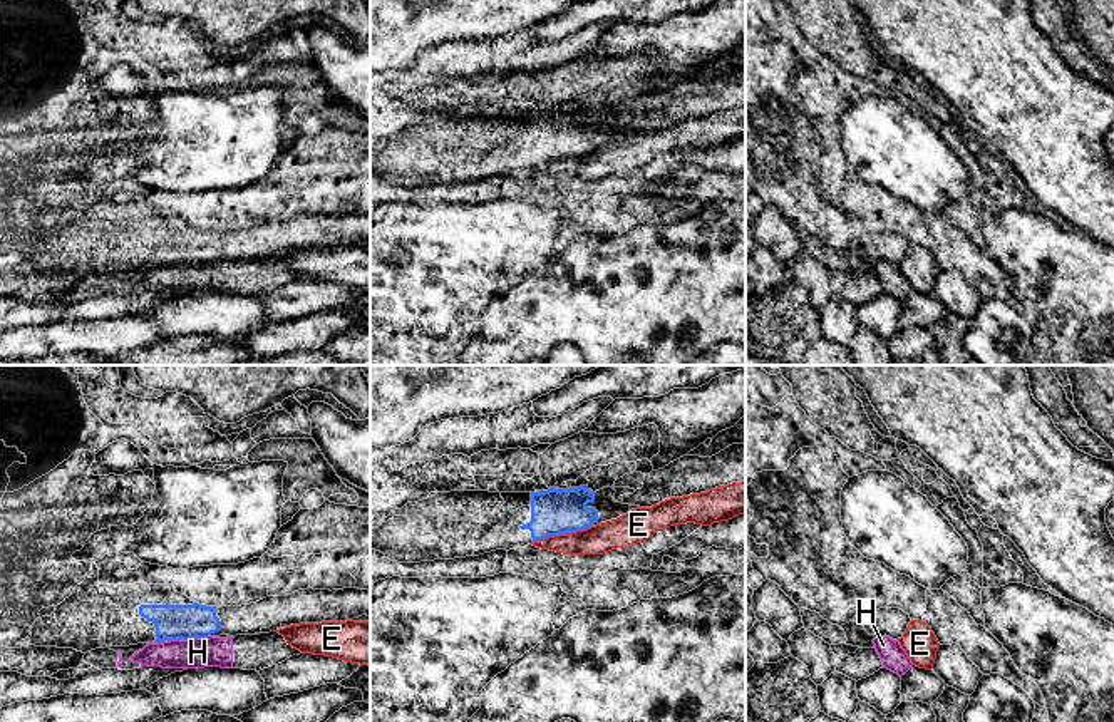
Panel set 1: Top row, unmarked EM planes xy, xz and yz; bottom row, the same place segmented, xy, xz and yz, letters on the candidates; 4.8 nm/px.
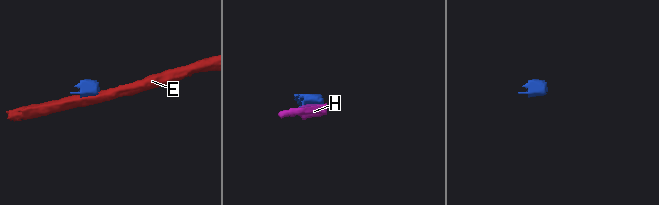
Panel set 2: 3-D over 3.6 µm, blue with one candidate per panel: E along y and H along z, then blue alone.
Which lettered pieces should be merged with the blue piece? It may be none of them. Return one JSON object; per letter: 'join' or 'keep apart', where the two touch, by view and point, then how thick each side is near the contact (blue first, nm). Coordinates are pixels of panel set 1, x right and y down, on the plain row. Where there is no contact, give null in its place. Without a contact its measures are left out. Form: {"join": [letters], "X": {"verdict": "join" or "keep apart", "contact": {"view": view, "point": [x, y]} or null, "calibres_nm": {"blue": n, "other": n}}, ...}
{"join": [], "E": {"verdict": "keep apart", "contact": {"view": "xz", "point": [562, 158]}, "calibres_nm": {"blue": 220, "other": 140}}, "H": {"verdict": "keep apart", "contact": {"view": "xy", "point": [190, 263]}, "calibres_nm": {"blue": 180, "other": 140}}}

